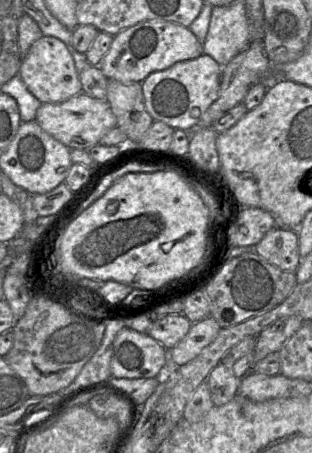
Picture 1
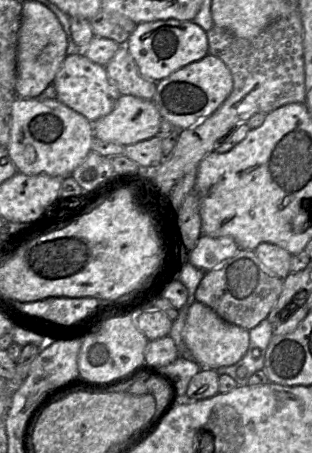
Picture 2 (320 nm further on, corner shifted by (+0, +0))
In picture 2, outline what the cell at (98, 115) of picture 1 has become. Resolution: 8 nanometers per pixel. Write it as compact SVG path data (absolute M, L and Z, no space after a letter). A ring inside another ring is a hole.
M121 95L114 110L93 123L94 137L128 146L157 136L162 120L152 100Z

